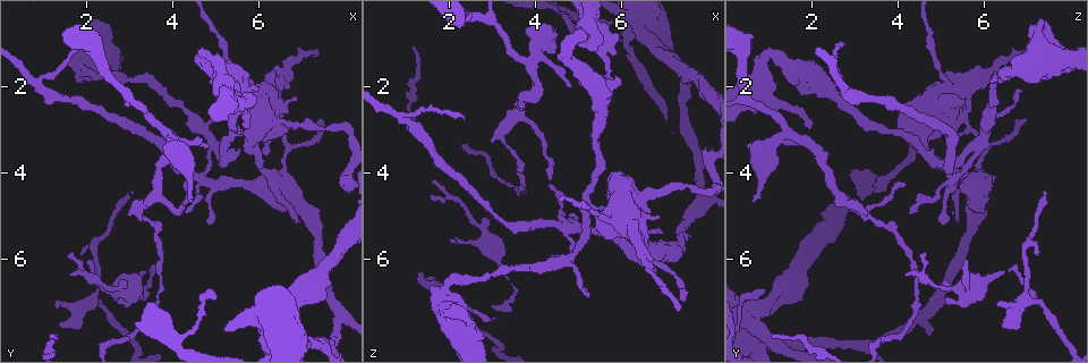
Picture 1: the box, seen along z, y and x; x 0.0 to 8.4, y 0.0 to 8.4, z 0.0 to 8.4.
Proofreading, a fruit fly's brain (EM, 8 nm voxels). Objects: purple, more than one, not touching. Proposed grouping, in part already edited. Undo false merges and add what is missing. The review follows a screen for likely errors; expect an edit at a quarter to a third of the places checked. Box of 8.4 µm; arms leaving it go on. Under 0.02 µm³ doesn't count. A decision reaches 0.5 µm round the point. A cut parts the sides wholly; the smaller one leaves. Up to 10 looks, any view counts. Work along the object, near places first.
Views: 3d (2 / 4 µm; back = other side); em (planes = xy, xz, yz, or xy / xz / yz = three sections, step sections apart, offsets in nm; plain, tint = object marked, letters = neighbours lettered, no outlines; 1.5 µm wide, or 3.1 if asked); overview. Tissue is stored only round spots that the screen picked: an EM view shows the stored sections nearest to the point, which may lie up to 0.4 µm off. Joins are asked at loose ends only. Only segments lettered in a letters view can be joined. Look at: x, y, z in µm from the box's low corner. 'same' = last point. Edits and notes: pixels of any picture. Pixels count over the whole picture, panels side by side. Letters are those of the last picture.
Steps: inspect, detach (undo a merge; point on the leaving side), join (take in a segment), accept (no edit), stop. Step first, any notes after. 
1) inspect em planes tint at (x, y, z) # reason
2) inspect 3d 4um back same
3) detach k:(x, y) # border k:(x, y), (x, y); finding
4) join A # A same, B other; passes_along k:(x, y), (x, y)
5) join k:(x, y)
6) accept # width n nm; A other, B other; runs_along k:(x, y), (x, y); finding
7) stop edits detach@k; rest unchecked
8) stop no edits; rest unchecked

inspect em planes letters at (4.85, 3.35, 1.95)

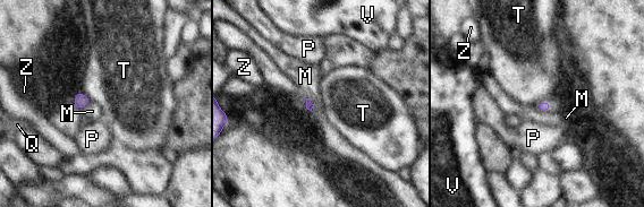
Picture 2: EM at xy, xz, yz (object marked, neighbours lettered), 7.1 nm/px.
accept # M other, P other, Q other, T other, V other, Z other; border 2:(552, 106), (541, 102), (535, 108); no lettered segment goes on from it

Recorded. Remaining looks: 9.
inspect 3d 2um at (4.45, 4.65, 0.65) # branch stops here

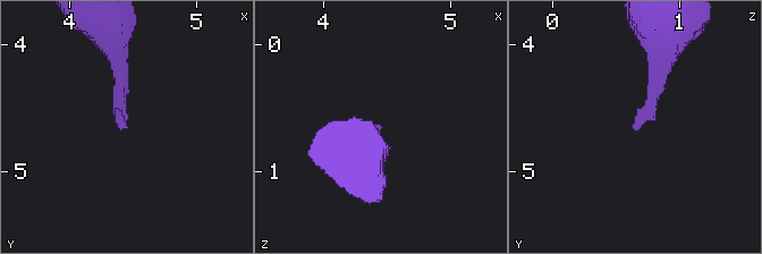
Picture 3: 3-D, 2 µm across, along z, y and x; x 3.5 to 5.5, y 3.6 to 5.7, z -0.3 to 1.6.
inspect em planes letters at (4.44, 4.68, 0.64)

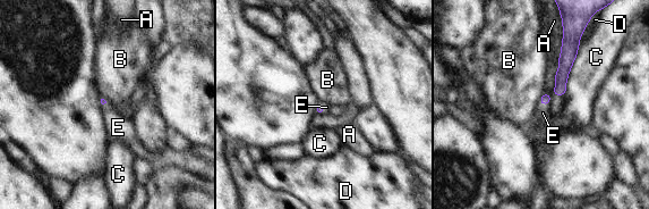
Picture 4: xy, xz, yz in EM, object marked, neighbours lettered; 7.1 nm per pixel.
join E # longest_contact C 360 nm; A other, B other, C other, D other, E same; passes_along 4:(545, 99), (544, 103), (543, 113); it goes on there

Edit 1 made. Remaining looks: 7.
inspect overview

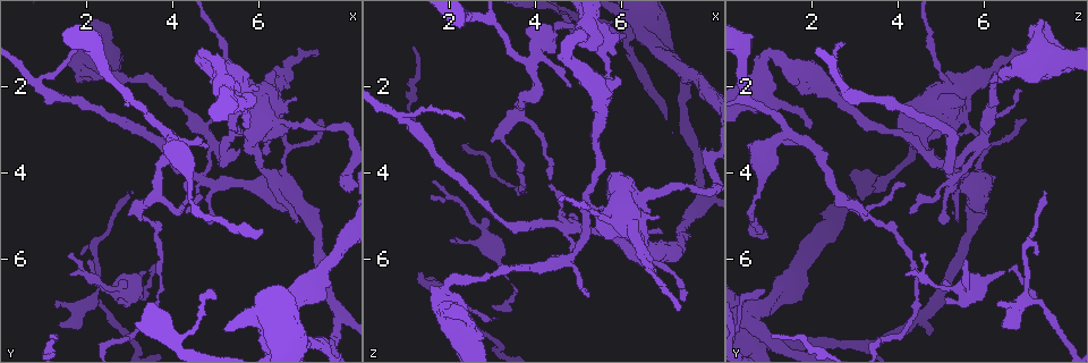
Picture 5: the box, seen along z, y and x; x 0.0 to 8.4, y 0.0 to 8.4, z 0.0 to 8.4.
inspect 3d 4um at (6.25, 4.10, 5.50) # looks like a crossing

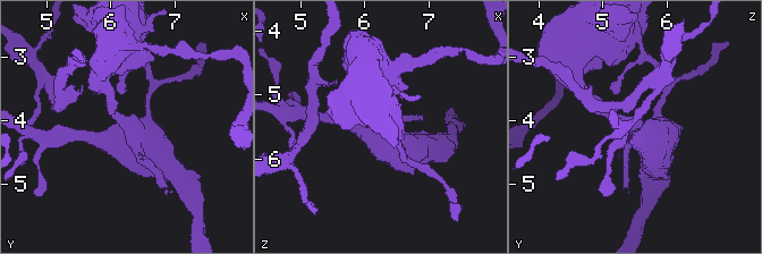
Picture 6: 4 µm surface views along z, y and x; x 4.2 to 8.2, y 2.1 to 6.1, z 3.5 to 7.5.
inspect em planes letters at (6.35, 4.10, 5.50) # shape alone is not enough

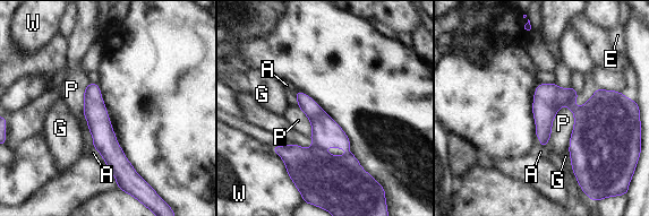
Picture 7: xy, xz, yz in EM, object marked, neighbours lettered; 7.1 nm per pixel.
accept # width 110 nm; longest_contact W 460 nm; A other, E other, G other, P other, W other; one neuron here

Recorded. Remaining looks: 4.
inspect 3d 2um at (3.10, 4.45, 7.35) # an open end

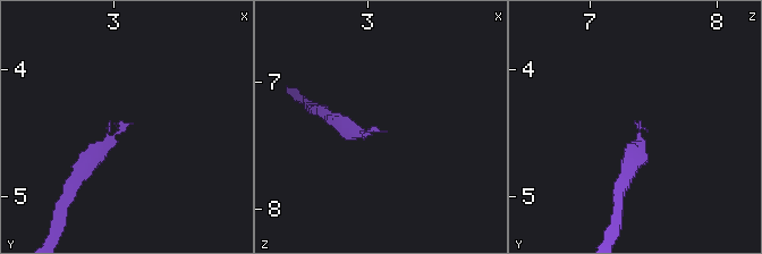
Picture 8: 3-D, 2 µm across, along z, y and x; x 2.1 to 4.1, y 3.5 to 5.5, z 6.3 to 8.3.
inspect em xy step 4 tint at (3.08, 4.46, 7.38)

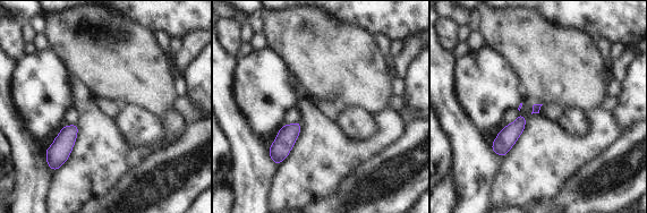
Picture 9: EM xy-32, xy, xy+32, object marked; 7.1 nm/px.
inspect em planes letters same

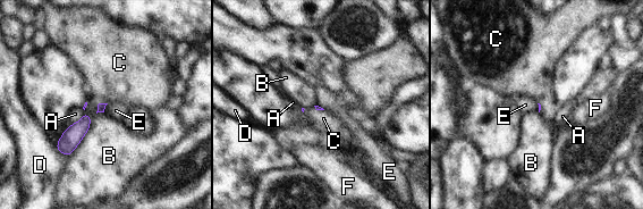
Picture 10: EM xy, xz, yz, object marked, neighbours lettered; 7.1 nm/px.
join C # longest_contact B 320 nm; A other, B other, C same, D other, E other, F other; passes_along 10:(72, 136), (86, 115), (103, 84); it goes on there

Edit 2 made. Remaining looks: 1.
stop edits join@4, join@10; rest unchecked

